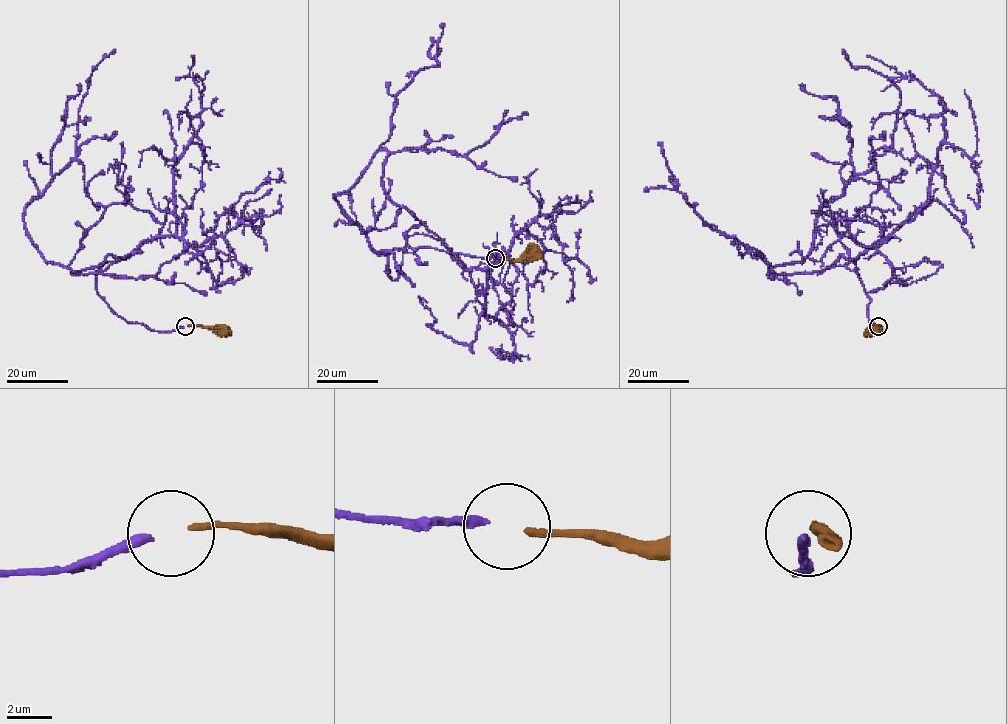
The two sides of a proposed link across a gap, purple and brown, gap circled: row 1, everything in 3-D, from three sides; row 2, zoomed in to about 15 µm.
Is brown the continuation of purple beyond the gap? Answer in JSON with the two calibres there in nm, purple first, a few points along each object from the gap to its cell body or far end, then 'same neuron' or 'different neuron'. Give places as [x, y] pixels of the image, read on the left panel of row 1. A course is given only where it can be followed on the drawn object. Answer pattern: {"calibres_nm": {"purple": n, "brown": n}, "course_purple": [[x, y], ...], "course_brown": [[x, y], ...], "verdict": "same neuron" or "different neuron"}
{"calibres_nm": {"purple": 360, "brown": 320}, "course_purple": [[183, 326], [127, 322], [98, 294], [127, 255], [72, 273], [23, 219], [77, 155], [114, 49]], "course_brown": [[187, 326], [211, 326], [221, 332]], "verdict": "same neuron"}

